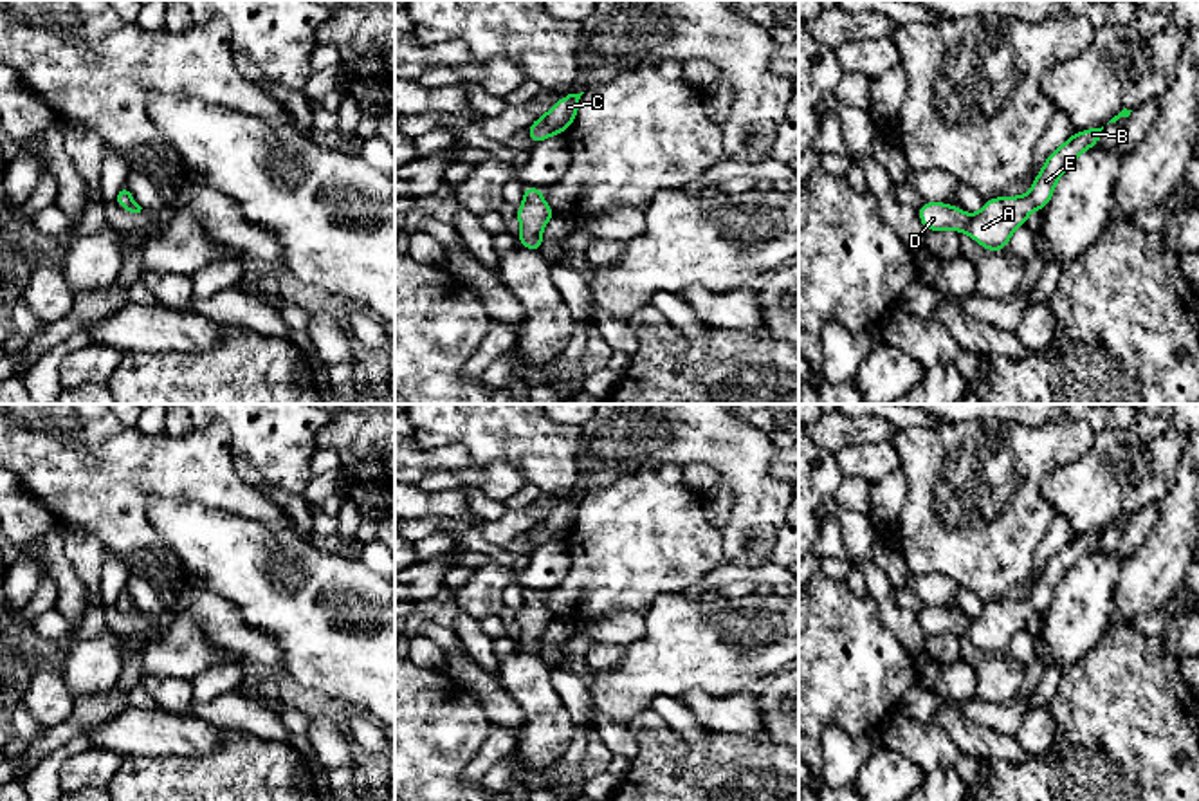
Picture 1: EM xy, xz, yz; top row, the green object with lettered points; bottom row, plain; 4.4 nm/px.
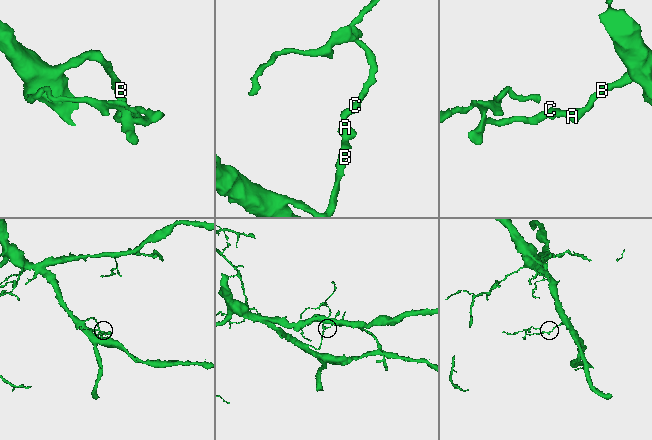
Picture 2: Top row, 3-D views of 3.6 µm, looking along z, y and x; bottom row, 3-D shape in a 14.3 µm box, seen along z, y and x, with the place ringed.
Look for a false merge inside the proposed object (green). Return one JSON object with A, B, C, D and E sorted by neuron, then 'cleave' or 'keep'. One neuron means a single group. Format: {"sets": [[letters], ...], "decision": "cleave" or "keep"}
{"sets": [["A", "B", "C", "D", "E"]], "decision": "keep"}

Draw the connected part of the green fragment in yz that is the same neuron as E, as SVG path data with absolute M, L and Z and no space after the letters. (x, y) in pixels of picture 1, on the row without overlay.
M1103 530L1073 538L1051 556L1028 599L990 603L975 619L968 619L952 608L923 606L918 612L921 630L927 635L954 633L966 637L986 655L1006 655L1013 635L1026 630L1033 613L1042 615L1048 610L1062 577L1082 556L1098 548L1102 534Z

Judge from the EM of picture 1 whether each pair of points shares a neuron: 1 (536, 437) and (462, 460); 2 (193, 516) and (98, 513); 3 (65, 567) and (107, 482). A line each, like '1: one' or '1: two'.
1: two
2: two
3: two

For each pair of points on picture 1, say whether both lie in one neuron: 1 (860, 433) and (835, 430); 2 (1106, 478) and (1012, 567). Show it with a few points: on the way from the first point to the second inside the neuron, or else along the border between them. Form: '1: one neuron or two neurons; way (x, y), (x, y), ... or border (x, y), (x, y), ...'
1: one neuron; way (855, 432), (841, 432)
2: two neurons; border (1046, 473), (1041, 493), (1055, 515)

